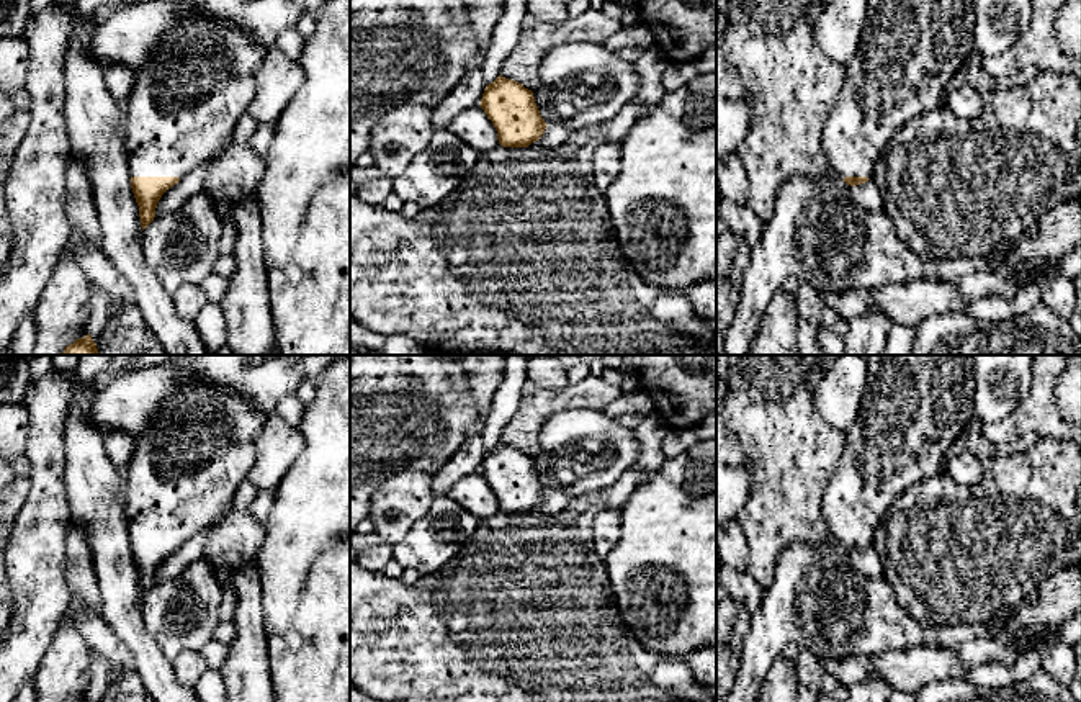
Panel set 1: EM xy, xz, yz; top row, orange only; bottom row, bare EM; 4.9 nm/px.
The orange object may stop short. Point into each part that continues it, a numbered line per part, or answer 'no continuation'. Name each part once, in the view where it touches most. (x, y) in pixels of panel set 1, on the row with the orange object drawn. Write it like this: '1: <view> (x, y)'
1: xy (185, 103)

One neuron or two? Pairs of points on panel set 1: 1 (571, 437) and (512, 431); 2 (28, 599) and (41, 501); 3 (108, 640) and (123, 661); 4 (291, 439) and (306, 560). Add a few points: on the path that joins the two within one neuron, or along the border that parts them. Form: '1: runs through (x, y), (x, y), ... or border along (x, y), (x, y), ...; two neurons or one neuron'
1: border along (553, 413), (540, 431), (540, 450), (532, 457); two neurons
2: runs through (36, 575), (36, 540), (41, 526); one neuron
3: runs through (108, 645), (118, 656); one neuron
4: border along (298, 427), (305, 449), (273, 490); two neurons

